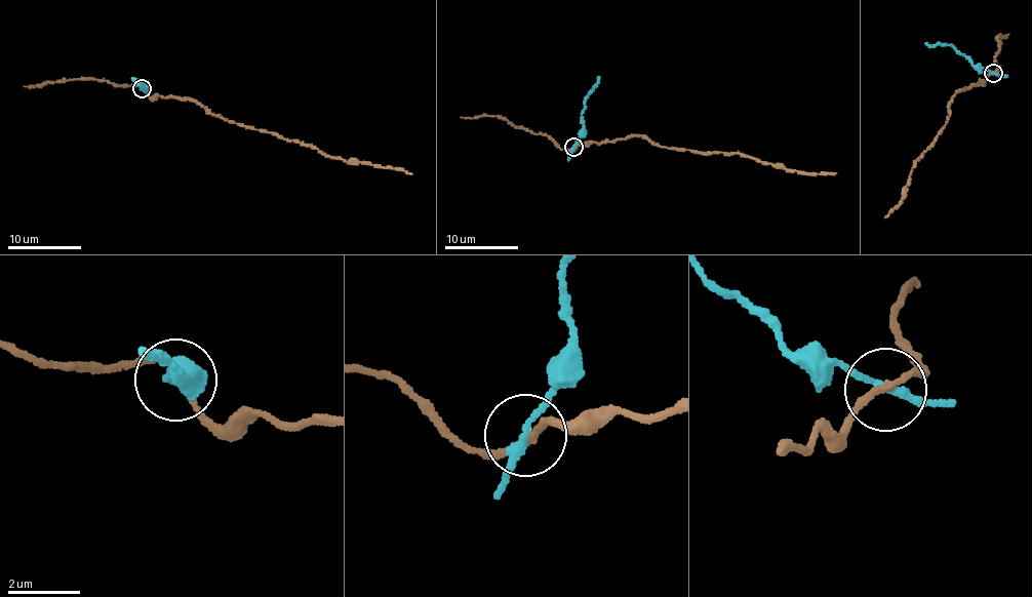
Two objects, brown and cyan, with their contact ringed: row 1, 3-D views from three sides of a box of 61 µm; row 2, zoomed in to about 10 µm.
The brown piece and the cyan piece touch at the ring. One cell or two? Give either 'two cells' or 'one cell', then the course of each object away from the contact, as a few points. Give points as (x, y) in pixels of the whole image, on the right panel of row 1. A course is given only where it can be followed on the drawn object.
two cells; brown runs (993, 74), (950, 101), (945, 124), (913, 165), (907, 189), (884, 217); cyan runs (993, 74), (974, 67), (952, 46), (925, 43)

